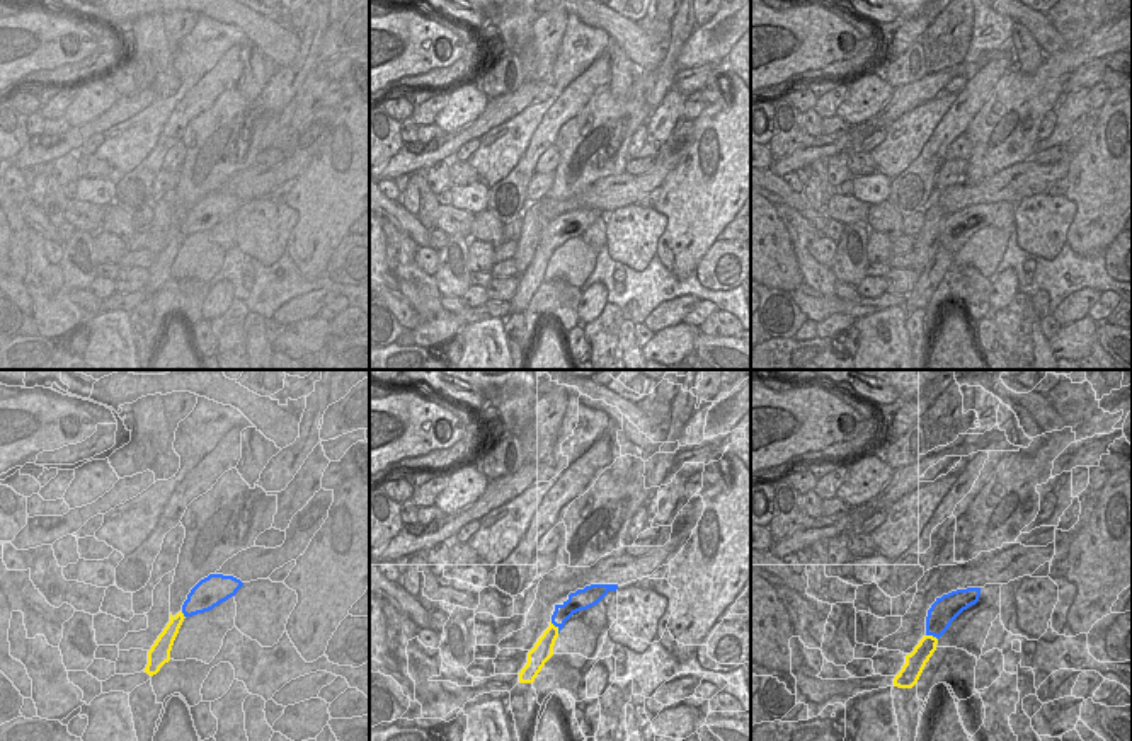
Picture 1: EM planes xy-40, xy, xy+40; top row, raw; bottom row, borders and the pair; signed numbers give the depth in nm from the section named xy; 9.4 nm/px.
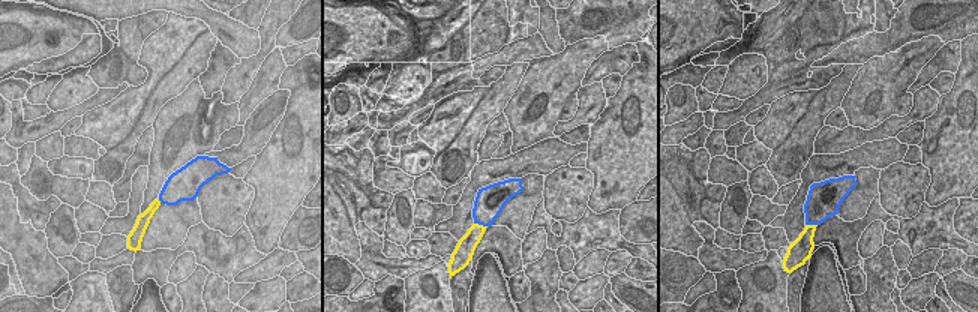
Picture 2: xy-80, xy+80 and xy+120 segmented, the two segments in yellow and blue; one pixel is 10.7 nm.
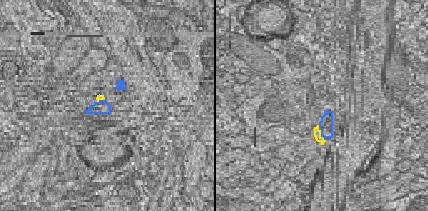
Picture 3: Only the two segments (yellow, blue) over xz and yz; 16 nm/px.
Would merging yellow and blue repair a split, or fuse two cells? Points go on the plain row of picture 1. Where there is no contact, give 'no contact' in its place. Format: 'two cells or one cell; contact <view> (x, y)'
one cell; contact xy (555, 246)

